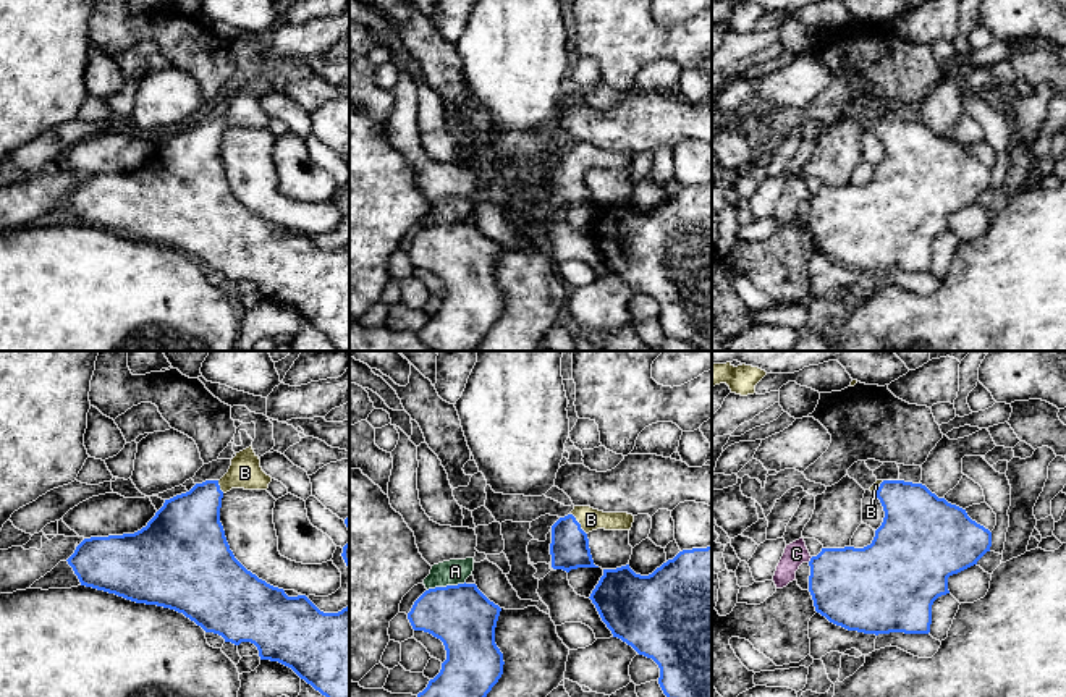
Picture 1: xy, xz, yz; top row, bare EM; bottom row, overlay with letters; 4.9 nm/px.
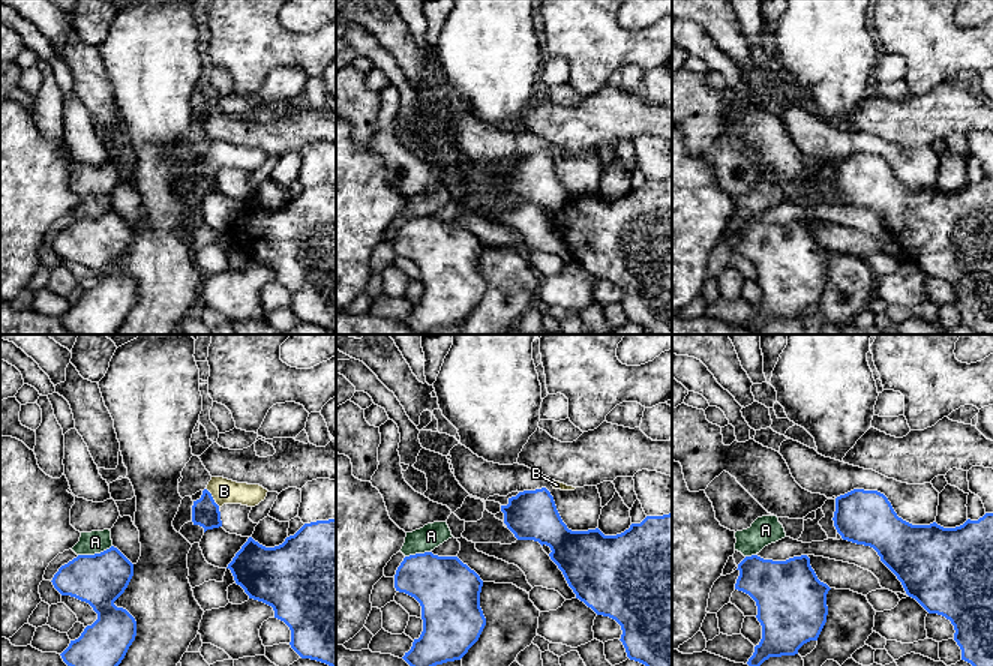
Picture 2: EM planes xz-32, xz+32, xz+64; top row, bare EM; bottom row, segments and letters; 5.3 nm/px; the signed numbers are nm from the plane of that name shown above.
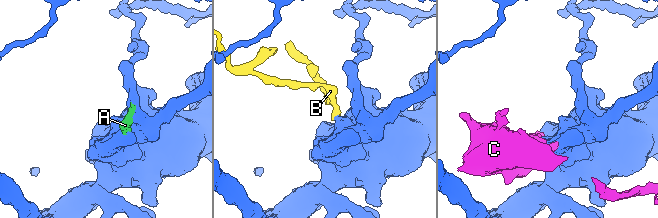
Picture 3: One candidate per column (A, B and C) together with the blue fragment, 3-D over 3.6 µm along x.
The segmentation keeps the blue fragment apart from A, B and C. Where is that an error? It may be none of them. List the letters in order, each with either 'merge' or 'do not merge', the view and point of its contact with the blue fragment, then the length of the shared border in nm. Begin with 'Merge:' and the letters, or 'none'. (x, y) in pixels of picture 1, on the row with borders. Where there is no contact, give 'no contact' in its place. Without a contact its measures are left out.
Merge: B
A: do not merge; contact xz (447, 586); length 200 nm
B: merge; contact xz (579, 524); length 130 nm
C: do not merge; contact yz (811, 560); length 40 nm

